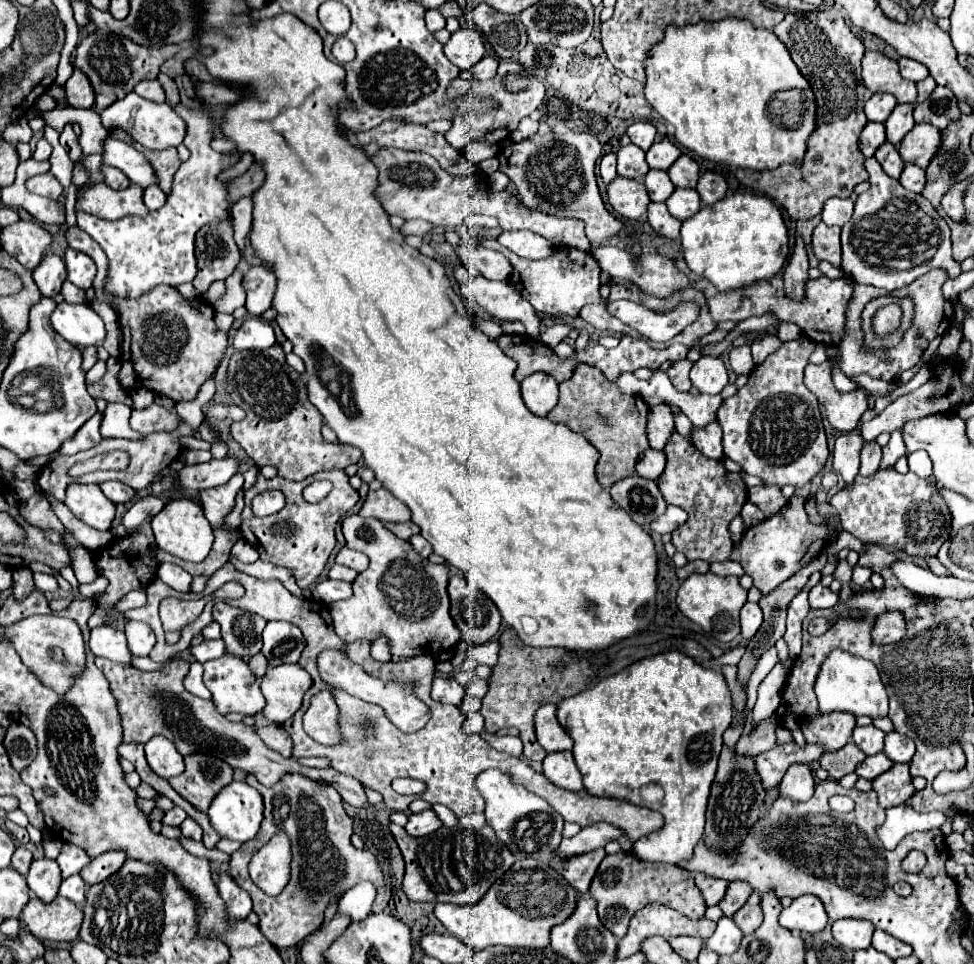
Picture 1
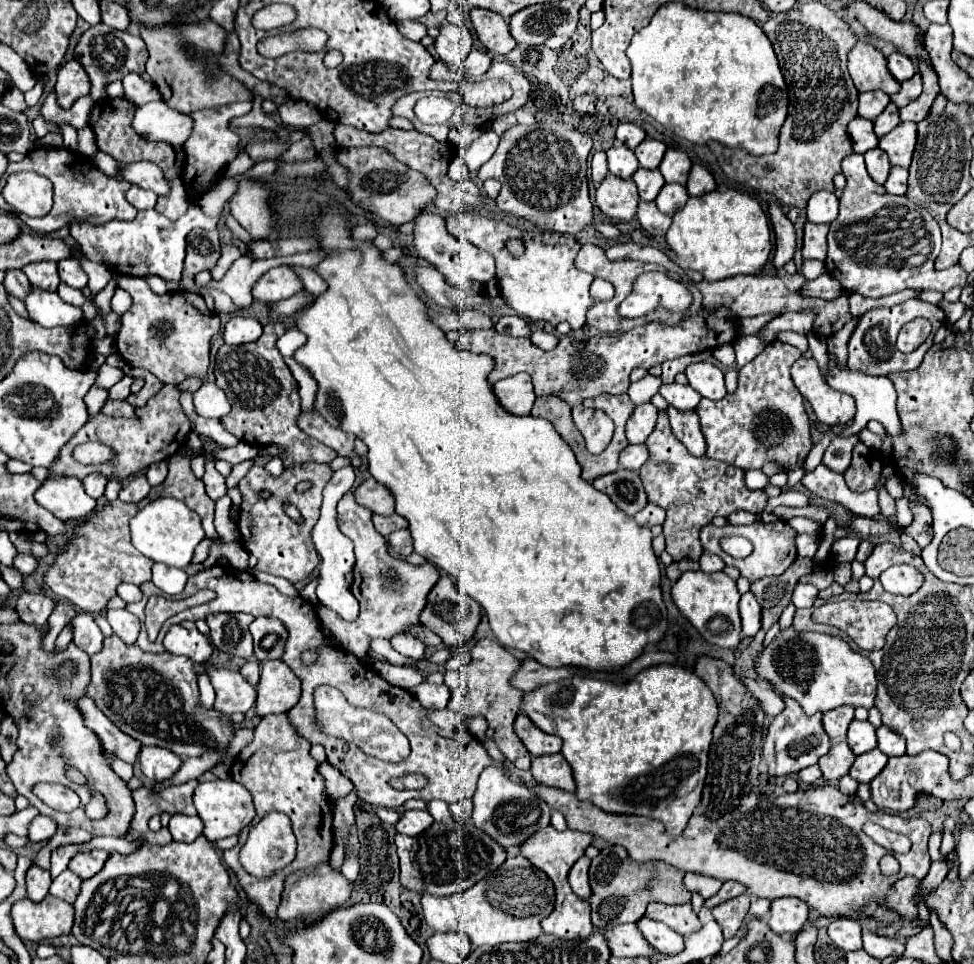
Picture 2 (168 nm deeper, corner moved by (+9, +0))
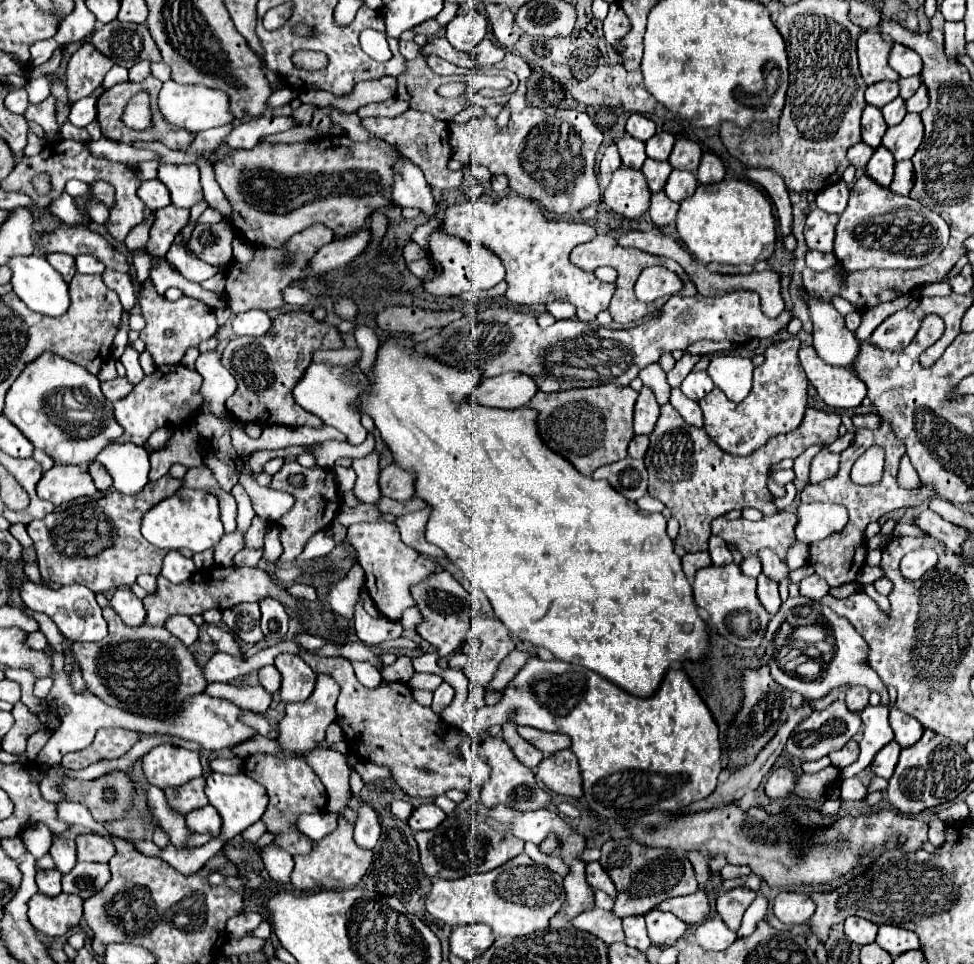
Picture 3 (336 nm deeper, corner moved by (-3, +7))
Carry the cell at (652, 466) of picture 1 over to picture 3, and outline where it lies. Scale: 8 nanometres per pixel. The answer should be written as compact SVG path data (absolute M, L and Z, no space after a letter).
M634 436L628 446L628 456L630 458L644 458L646 448L648 448L648 436Z

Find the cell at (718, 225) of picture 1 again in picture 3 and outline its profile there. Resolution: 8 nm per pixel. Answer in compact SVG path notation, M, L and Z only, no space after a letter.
M672 170L664 192L666 196L670 196L670 200L680 202L676 230L684 246L698 262L754 266L772 256L776 244L776 220L772 216L768 198L760 188L756 188L756 184L732 178L704 186L696 182L694 174Z

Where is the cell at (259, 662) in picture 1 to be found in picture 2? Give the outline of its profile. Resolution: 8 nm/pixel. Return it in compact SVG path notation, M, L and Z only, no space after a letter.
M246 661L246 663L240 667L240 673L242 673L242 677L244 677L250 685L256 685L258 679L260 679L260 667L258 667L258 663L254 663L254 661Z

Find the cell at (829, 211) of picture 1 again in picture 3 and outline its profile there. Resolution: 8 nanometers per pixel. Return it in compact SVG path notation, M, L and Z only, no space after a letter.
M838 180L834 184L828 184L822 188L822 192L816 194L816 208L832 214L842 214L846 210L848 200L848 186L844 180Z

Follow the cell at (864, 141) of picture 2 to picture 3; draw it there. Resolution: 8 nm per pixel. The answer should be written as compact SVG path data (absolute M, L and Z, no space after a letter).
M866 106L862 110L862 140L872 146L872 148L878 148L880 146L880 140L886 132L886 122L882 118L882 112L880 108L876 106Z

